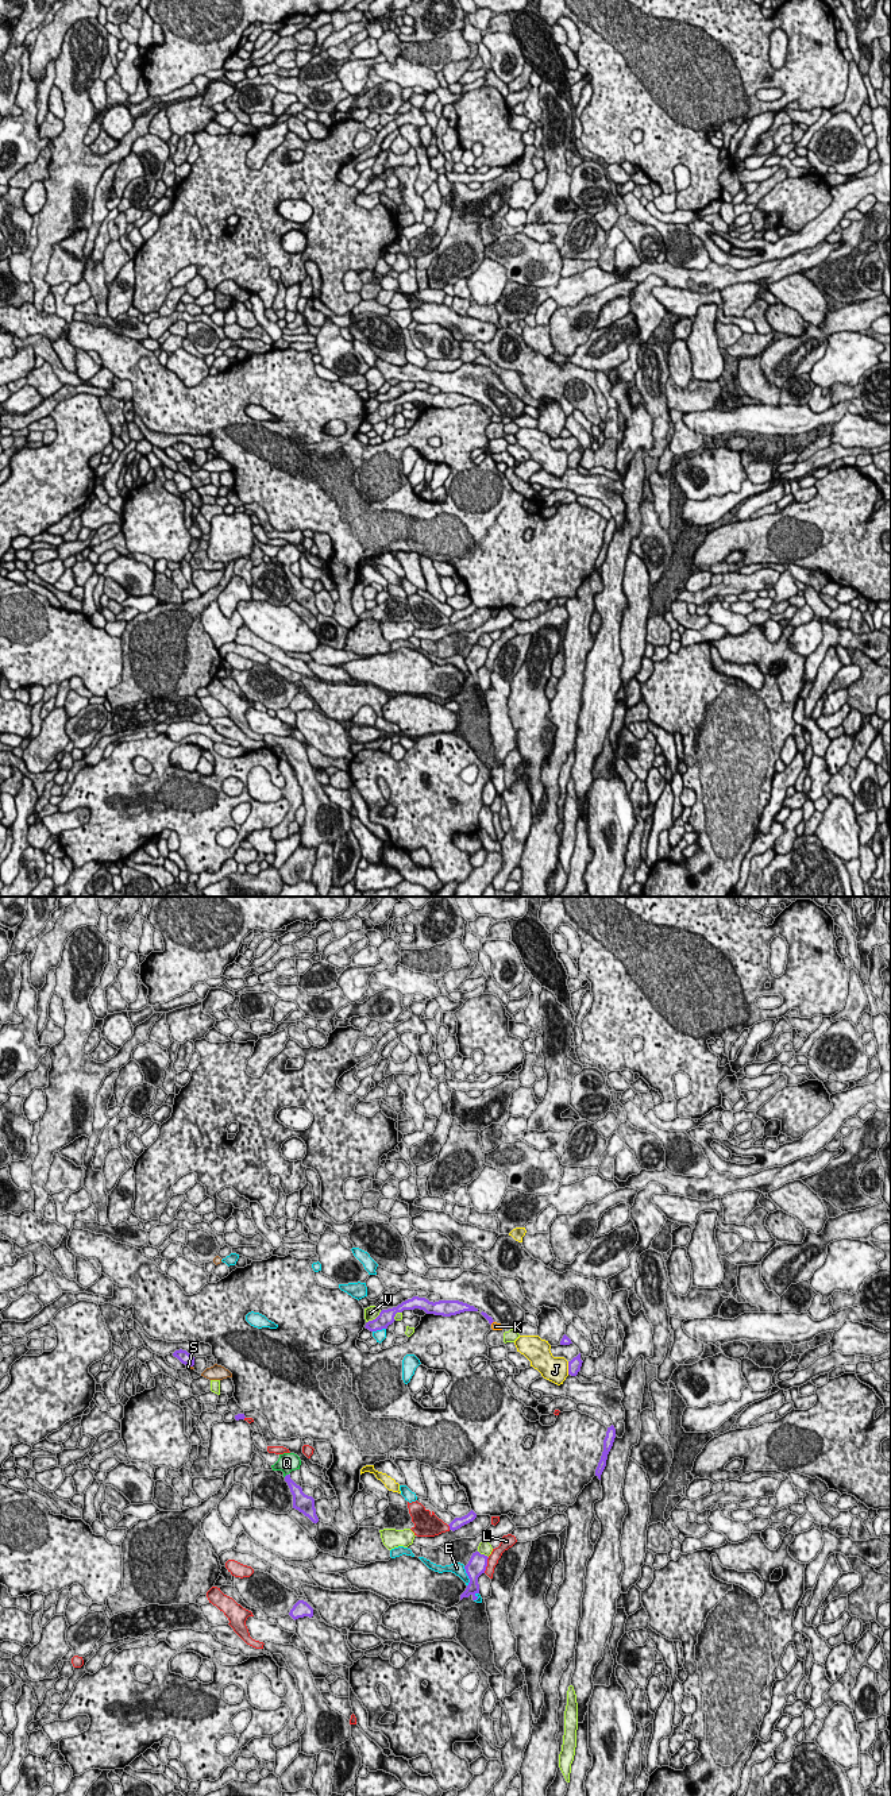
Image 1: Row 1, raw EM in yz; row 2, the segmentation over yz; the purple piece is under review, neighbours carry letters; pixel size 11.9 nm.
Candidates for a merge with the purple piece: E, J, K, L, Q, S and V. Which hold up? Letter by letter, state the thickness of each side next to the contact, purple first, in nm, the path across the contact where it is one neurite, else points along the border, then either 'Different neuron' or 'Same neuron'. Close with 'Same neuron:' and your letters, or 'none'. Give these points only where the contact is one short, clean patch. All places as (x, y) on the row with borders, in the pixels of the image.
E: Thickness 220 nm (purple) against 140 nm. Different neuron
J: Thickness 160 nm (purple) against 300 nm. Different neuron
K: Thickness 60 nm (purple) against 100 nm. Different neuron
L: Thickness 220 nm (purple) against 130 nm. Different neuron
Q: Thickness 130 nm (purple) against 240 nm. Path across: yz (296, 1490), (286, 1475), (286, 1463). Same neuron
S: Thickness 140 nm (purple) against 50 nm. Different neuron
V: Thickness 190 nm (purple) against 160 nm. Different neuron
Same neuron: Q

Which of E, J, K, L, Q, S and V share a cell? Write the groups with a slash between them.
E K / J S / L / Q / V

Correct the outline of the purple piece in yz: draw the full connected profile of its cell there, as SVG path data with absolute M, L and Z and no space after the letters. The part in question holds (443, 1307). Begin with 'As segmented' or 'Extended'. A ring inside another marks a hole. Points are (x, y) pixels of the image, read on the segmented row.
As segmented. M413 1296L412 1299L402 1302L397 1307L382 1310L379 1315L375 1319L369 1321L364 1327L370 1331L387 1329L387 1326L396 1321L394 1317L397 1313L414 1309L424 1310L427 1314L443 1317L451 1317L464 1311L478 1311L478 1309L475 1309L474 1306L459 1300L439 1300L433 1303L425 1298Z

